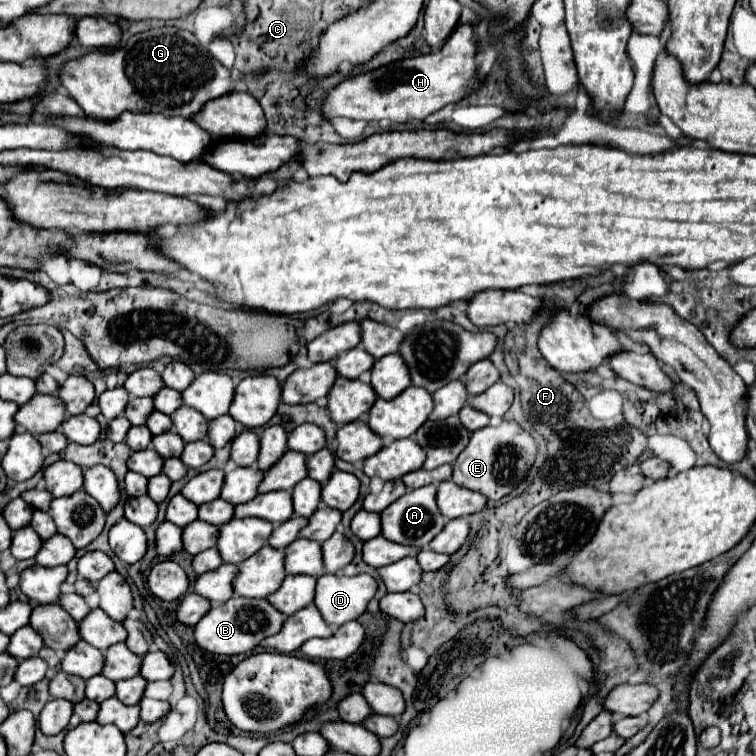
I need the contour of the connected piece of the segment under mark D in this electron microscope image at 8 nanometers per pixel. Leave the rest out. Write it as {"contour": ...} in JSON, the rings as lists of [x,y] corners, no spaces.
{"contour":[[[367,573],[353,577],[321,575],[317,579],[313,605],[319,609],[323,621],[331,629],[337,629],[365,613],[365,607],[375,591],[377,581]]]}

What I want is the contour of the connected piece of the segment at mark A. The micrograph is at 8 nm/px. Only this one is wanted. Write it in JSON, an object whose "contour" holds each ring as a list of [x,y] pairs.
{"contour":[[[425,485],[425,487],[405,493],[403,497],[399,497],[399,501],[393,501],[387,509],[379,513],[381,515],[381,535],[399,545],[409,545],[409,547],[415,545],[417,549],[425,549],[429,541],[445,525],[445,519],[439,513],[437,503],[435,503],[435,493],[437,493],[435,485]]]}

